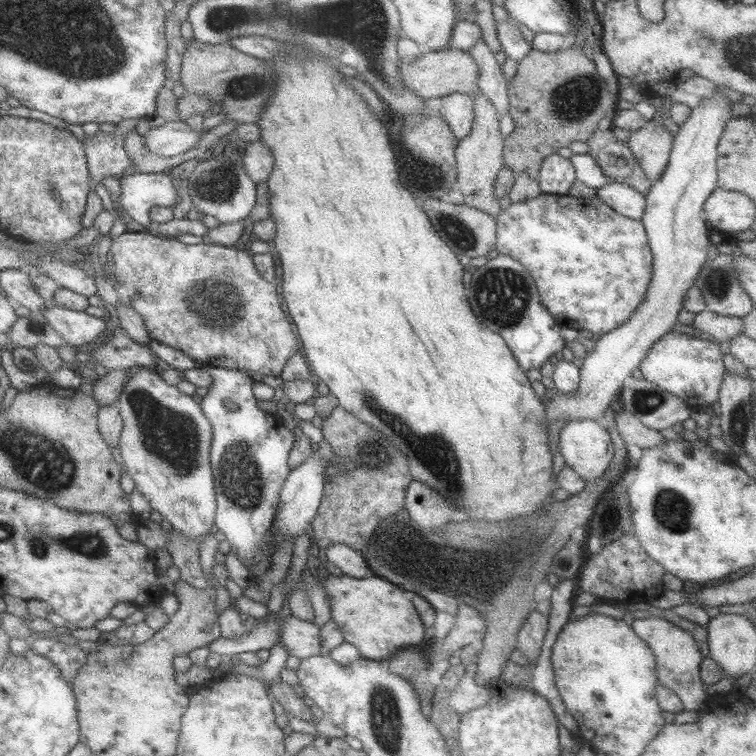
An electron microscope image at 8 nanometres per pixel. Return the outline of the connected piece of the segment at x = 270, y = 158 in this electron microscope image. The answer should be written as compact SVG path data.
M262 140L249 143L246 151L247 153L241 161L246 166L246 169L250 171L250 175L253 176L254 181L258 184L269 181L270 176L276 170L274 151Z

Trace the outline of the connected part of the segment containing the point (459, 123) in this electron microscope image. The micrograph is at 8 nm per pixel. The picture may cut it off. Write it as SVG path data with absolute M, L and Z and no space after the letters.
M456 93L441 97L435 103L435 107L440 110L442 119L450 124L450 128L458 140L466 138L474 126L476 116L473 100L473 96L462 96L460 93Z

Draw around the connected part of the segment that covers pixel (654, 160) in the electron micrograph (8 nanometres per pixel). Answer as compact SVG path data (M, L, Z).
M650 120L644 127L630 133L625 148L631 150L648 180L654 184L668 166L673 136L664 124Z

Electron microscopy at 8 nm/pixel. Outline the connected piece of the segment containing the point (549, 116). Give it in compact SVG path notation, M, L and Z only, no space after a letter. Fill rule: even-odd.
M566 46L560 51L545 53L534 48L517 64L517 73L509 80L509 116L516 122L516 130L504 140L503 162L514 171L515 177L528 174L538 180L545 159L557 154L558 149L568 147L574 141L586 143L598 129L608 110L616 108L608 83L597 71L592 57L579 46Z

